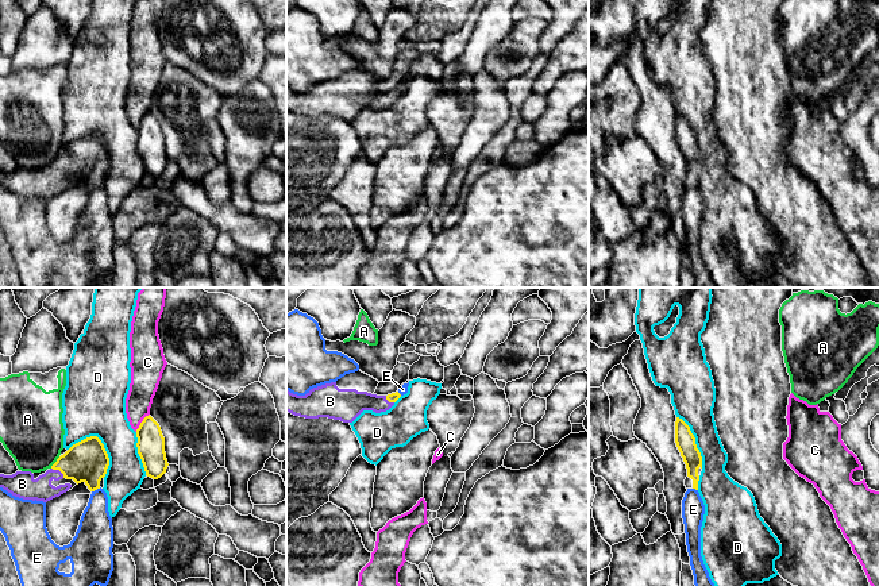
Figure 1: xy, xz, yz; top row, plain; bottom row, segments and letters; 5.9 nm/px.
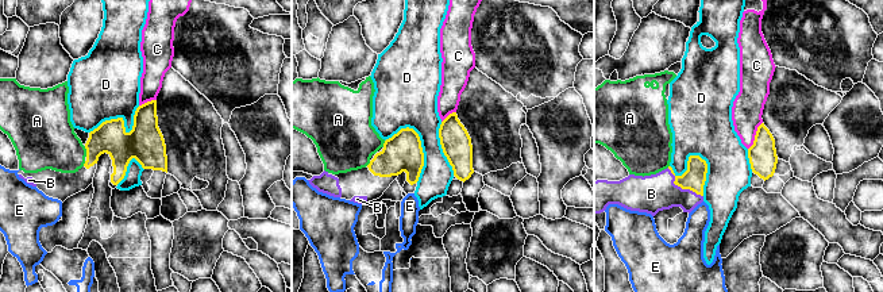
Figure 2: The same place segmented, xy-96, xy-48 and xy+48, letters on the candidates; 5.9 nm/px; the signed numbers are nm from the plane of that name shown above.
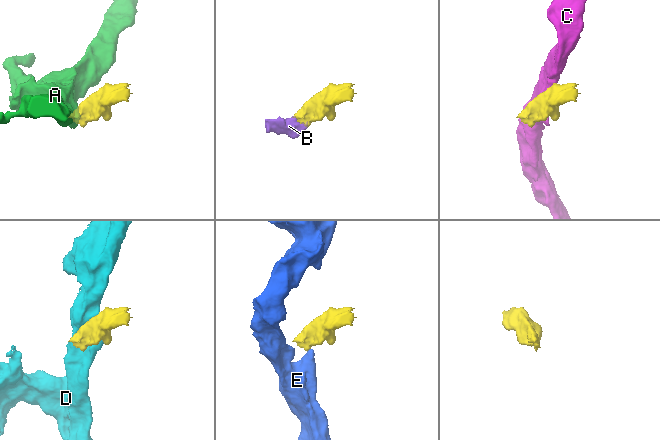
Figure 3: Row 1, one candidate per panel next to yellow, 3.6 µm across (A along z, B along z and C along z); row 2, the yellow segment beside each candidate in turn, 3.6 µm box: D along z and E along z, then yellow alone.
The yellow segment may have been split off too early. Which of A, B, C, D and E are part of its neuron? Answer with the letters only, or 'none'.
B

